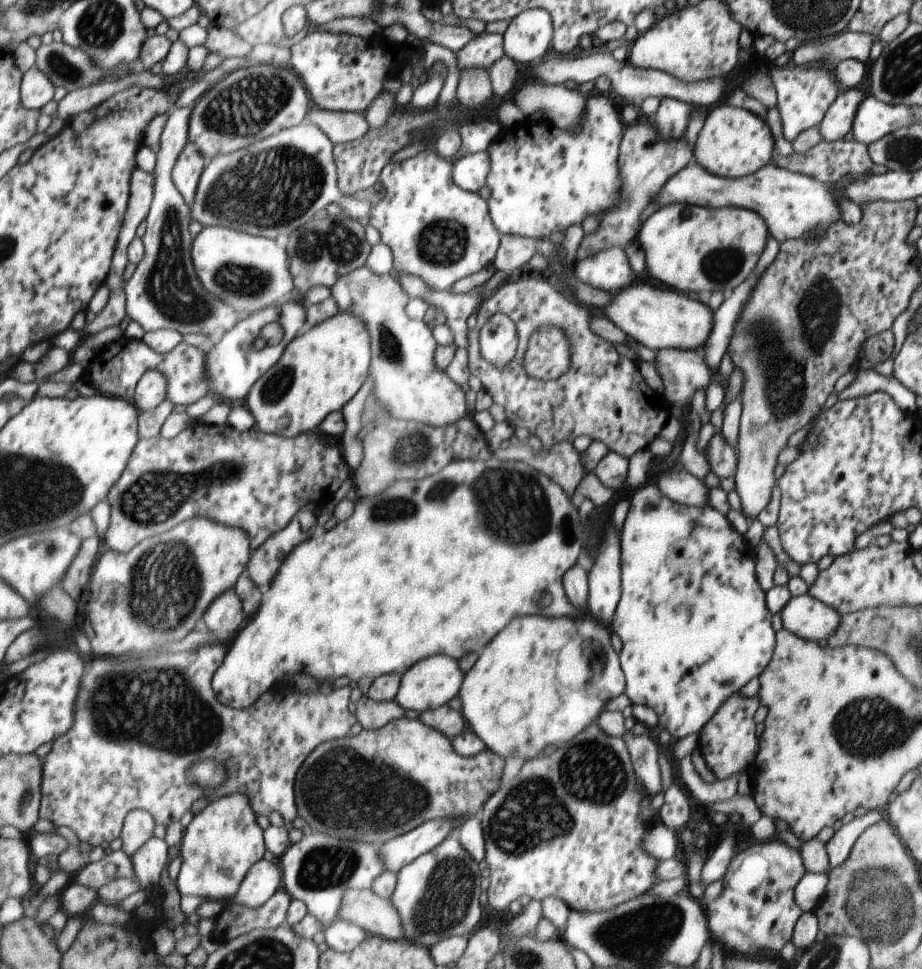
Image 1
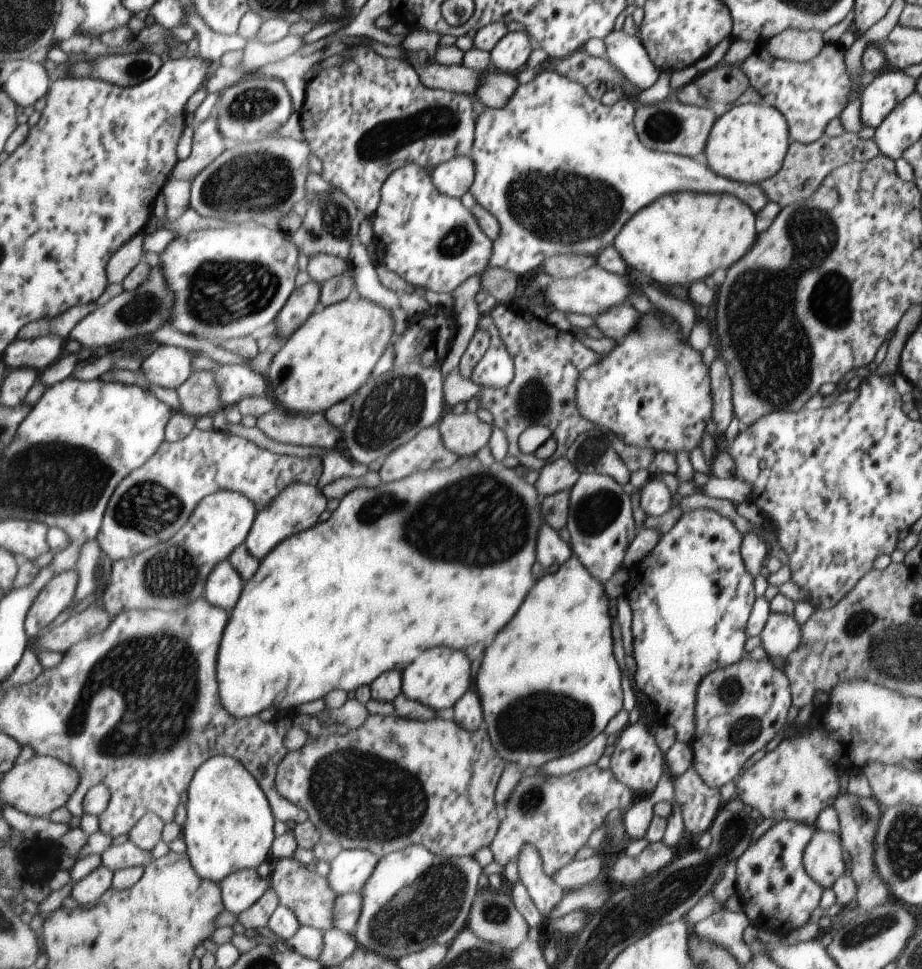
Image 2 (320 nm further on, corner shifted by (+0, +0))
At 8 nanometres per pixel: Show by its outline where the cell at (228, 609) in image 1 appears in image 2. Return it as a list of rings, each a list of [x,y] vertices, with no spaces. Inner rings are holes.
[[[227,559],[211,571],[206,584],[206,599],[232,613],[242,595],[244,583],[241,573]]]

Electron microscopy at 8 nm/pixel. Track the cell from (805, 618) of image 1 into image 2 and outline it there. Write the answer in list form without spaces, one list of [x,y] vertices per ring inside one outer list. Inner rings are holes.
[[[770,613],[758,636],[767,657],[785,660],[799,647],[801,625],[792,615]]]

